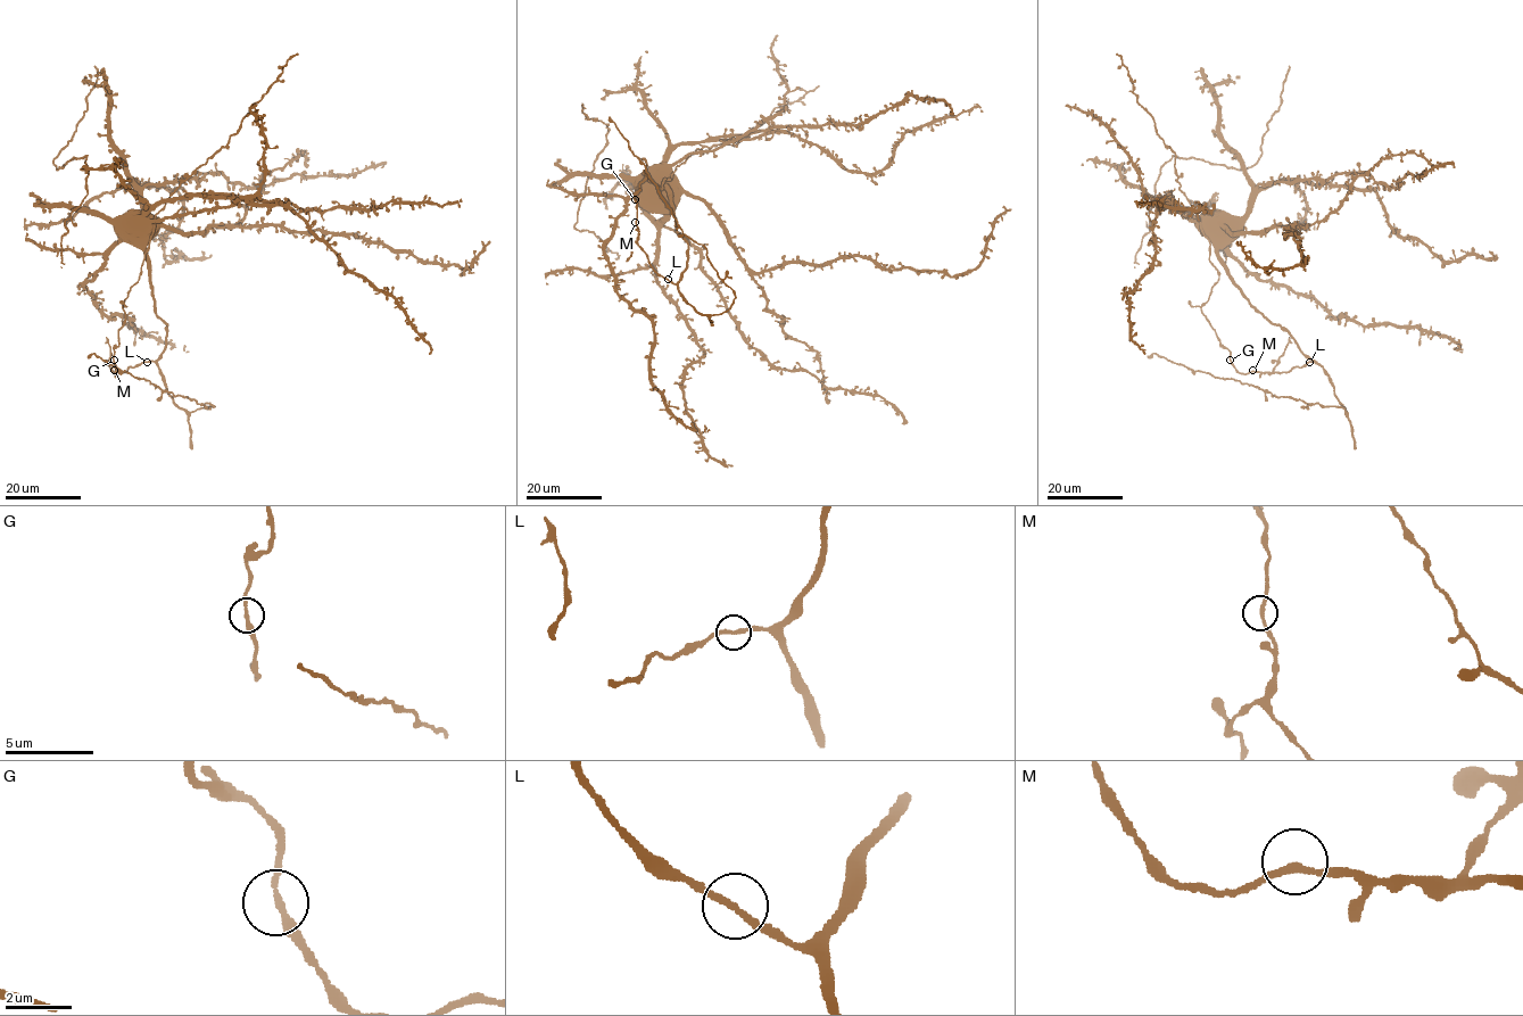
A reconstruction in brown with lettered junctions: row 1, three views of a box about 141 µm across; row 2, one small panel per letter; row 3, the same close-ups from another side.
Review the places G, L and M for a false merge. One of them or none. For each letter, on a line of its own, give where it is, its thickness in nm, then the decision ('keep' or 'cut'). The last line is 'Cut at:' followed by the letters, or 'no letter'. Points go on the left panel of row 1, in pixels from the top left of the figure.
G: place (114, 360); calibre 220 nm; keep
L: place (147, 362); calibre 220 nm; keep
M: place (114, 370); calibre 200 nm; keep
Cut at: no letter

